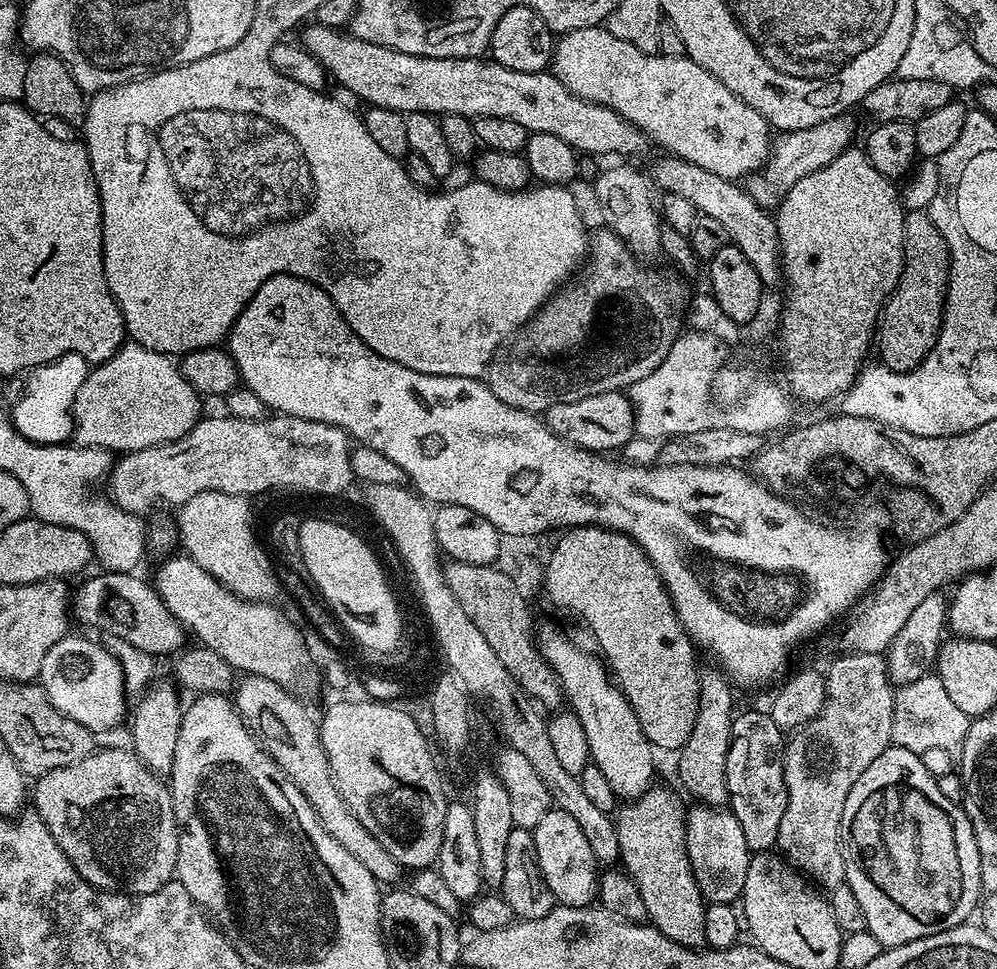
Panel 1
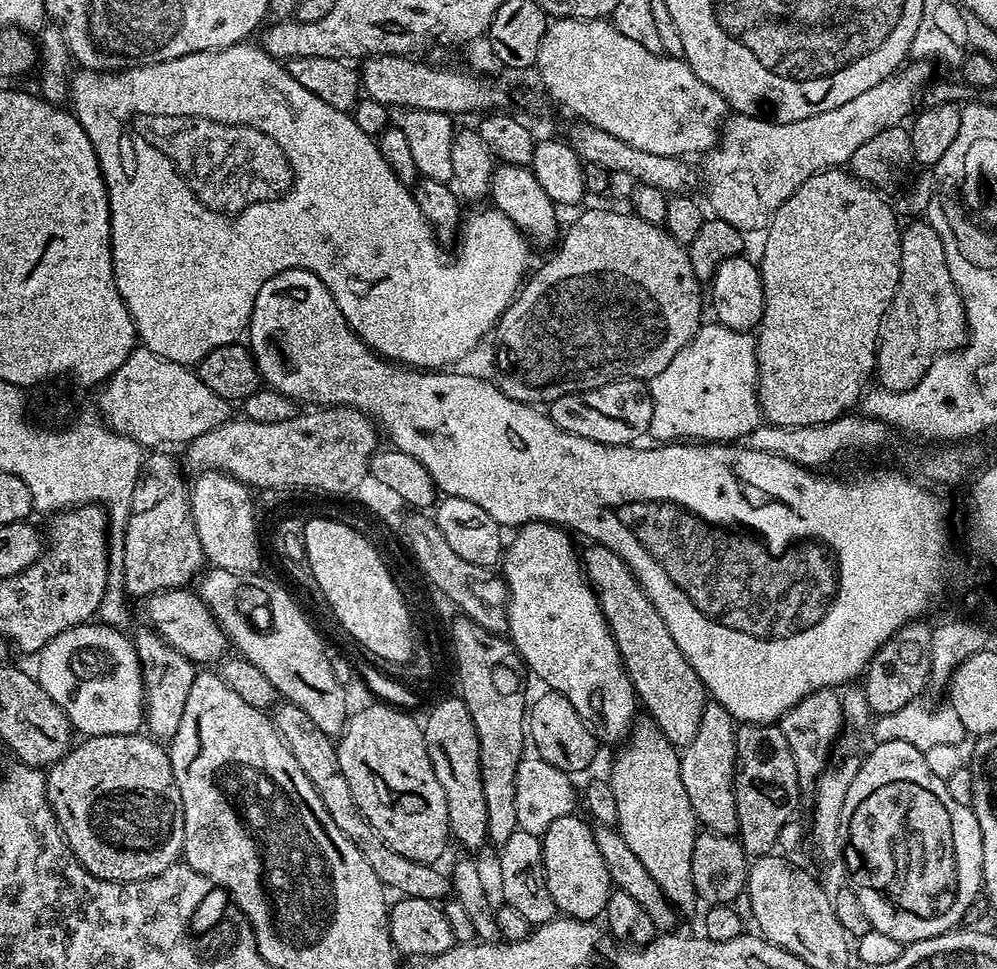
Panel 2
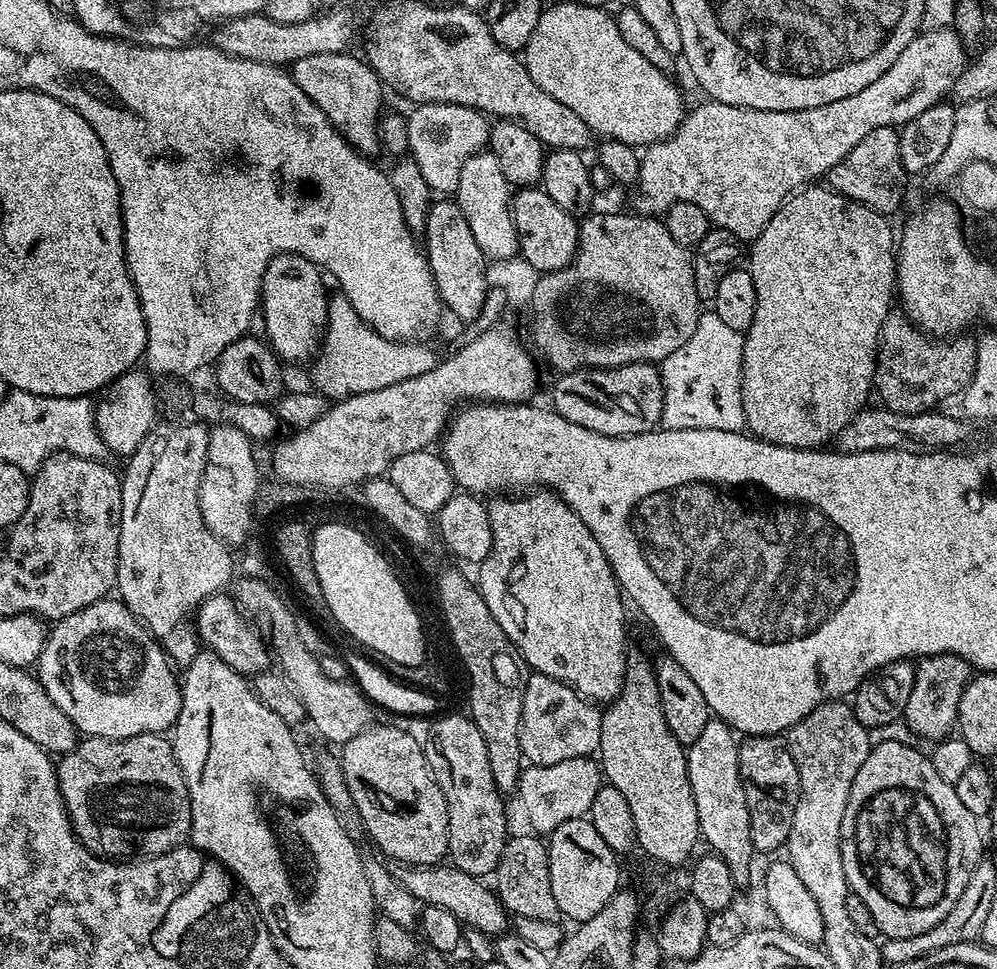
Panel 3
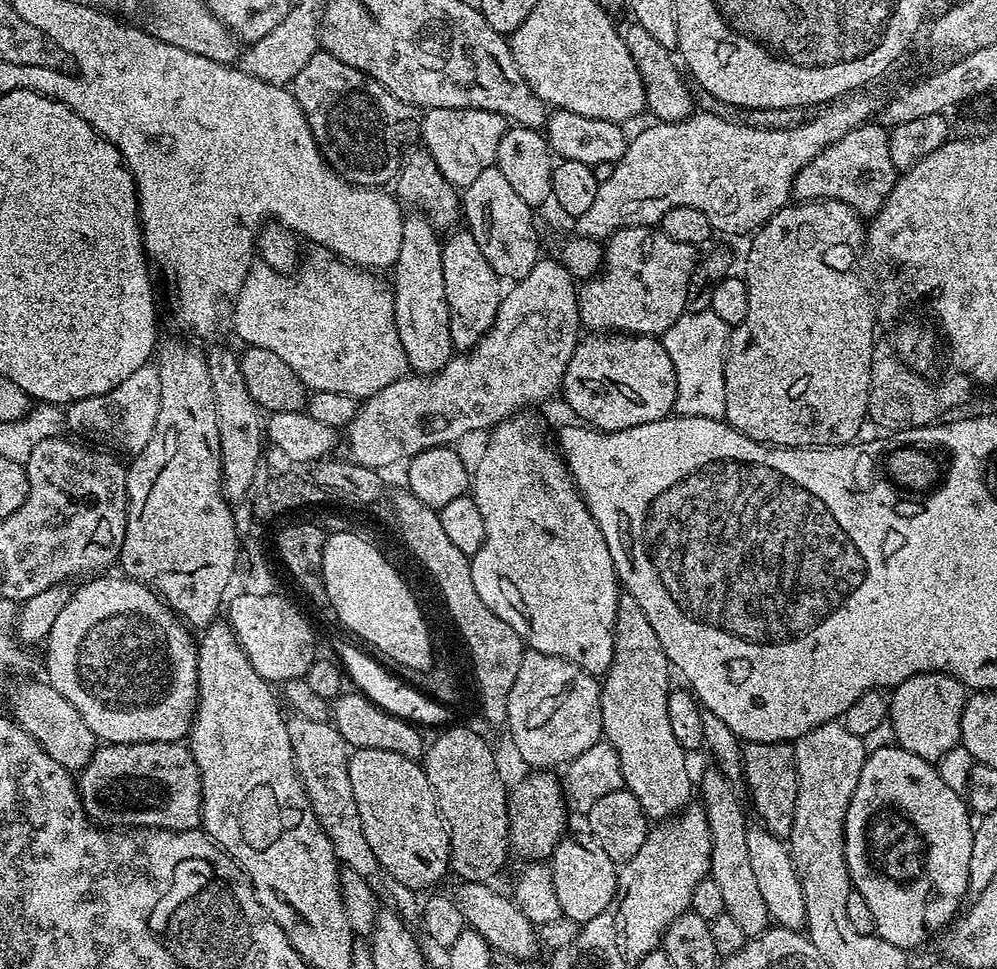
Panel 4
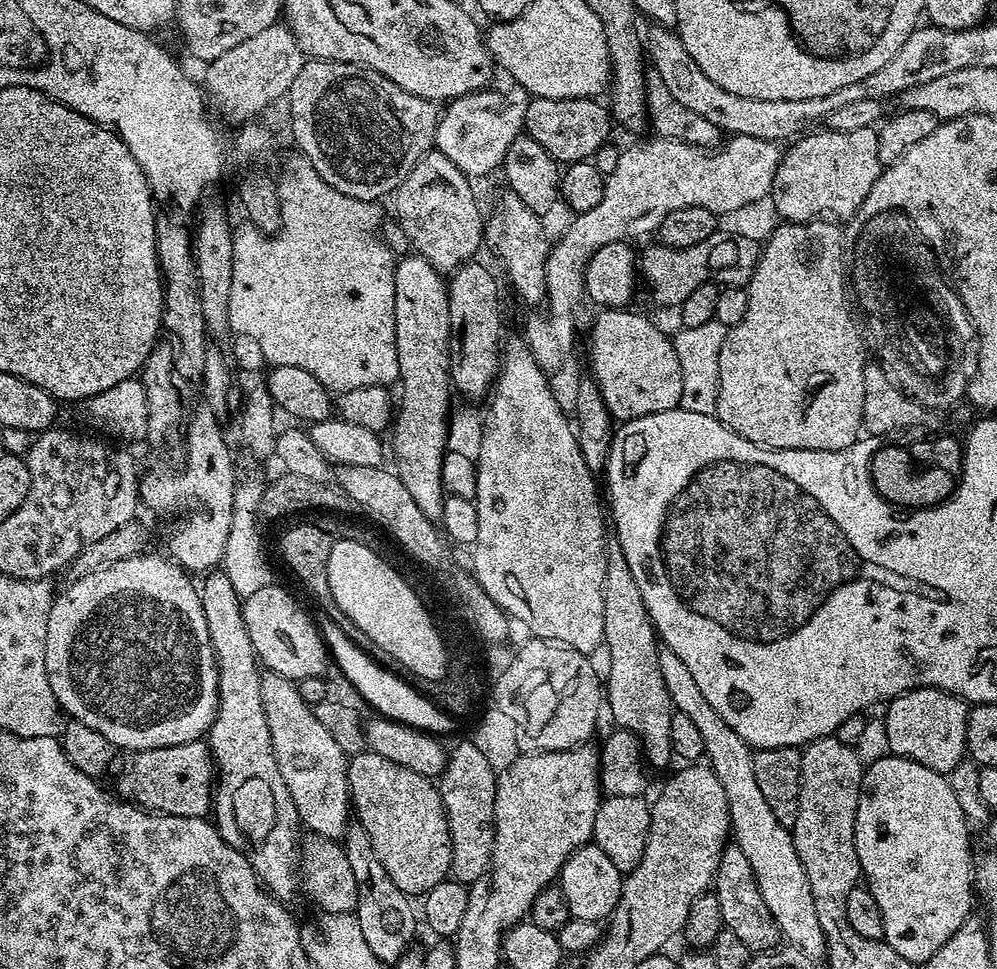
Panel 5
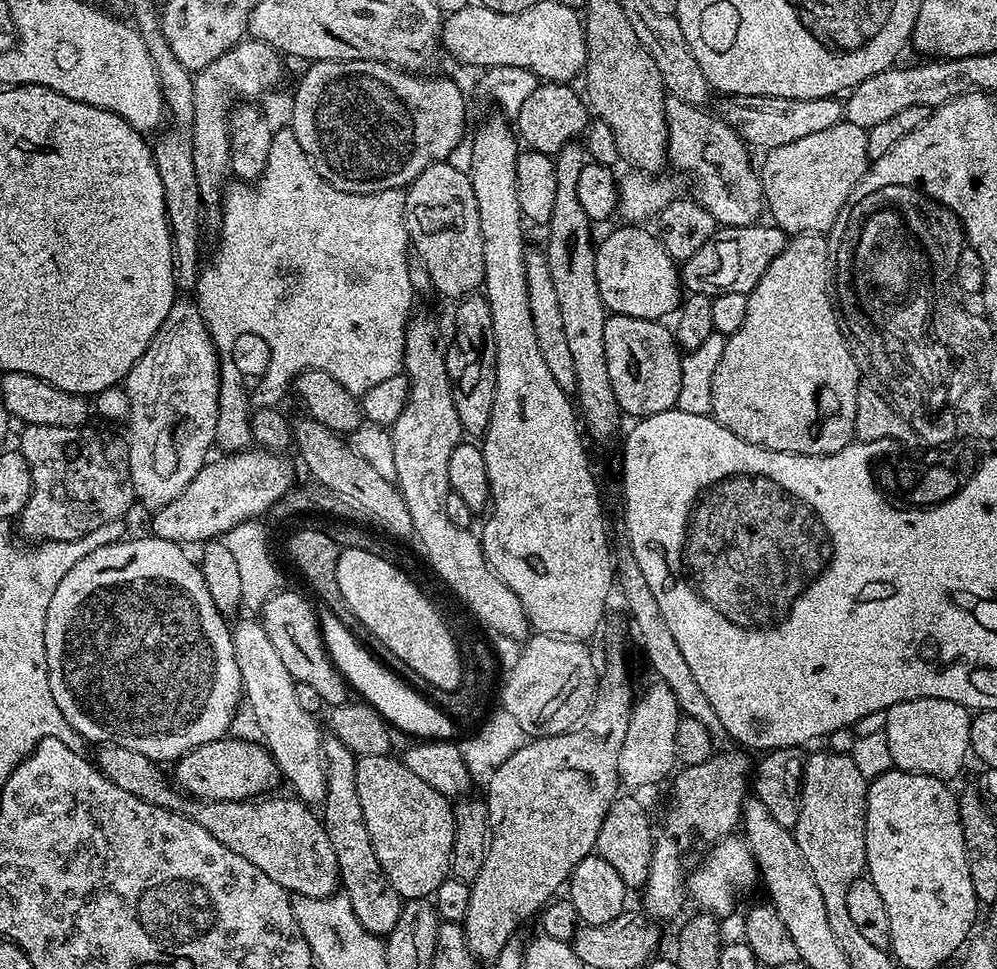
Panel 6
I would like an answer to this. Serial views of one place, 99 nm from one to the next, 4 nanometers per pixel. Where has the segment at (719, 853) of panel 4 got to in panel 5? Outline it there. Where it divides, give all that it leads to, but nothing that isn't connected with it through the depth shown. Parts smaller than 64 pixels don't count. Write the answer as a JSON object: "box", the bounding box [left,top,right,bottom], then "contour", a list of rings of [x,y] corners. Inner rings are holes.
{"box":[714,847,781,953],"contour":[[[725,847],[722,858],[718,862],[714,891],[718,898],[718,906],[722,906],[725,929],[737,936],[752,953],[769,951],[781,943],[778,922],[766,907],[766,902],[758,890],[758,882],[754,878],[754,870],[750,870],[750,862],[740,848]]]}

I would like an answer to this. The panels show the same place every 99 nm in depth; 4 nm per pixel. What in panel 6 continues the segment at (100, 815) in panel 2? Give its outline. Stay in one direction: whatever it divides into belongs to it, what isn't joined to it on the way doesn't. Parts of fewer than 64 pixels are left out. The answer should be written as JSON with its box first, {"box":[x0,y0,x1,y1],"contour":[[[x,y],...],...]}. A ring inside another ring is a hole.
{"box":[174,738,282,800],"contour":[[[225,738],[214,742],[206,742],[175,761],[176,776],[174,775],[174,780],[178,785],[179,791],[198,800],[251,800],[261,794],[275,793],[272,791],[279,784],[282,784],[282,775],[279,766],[267,747],[260,742],[255,744],[252,740],[232,739]]]}

